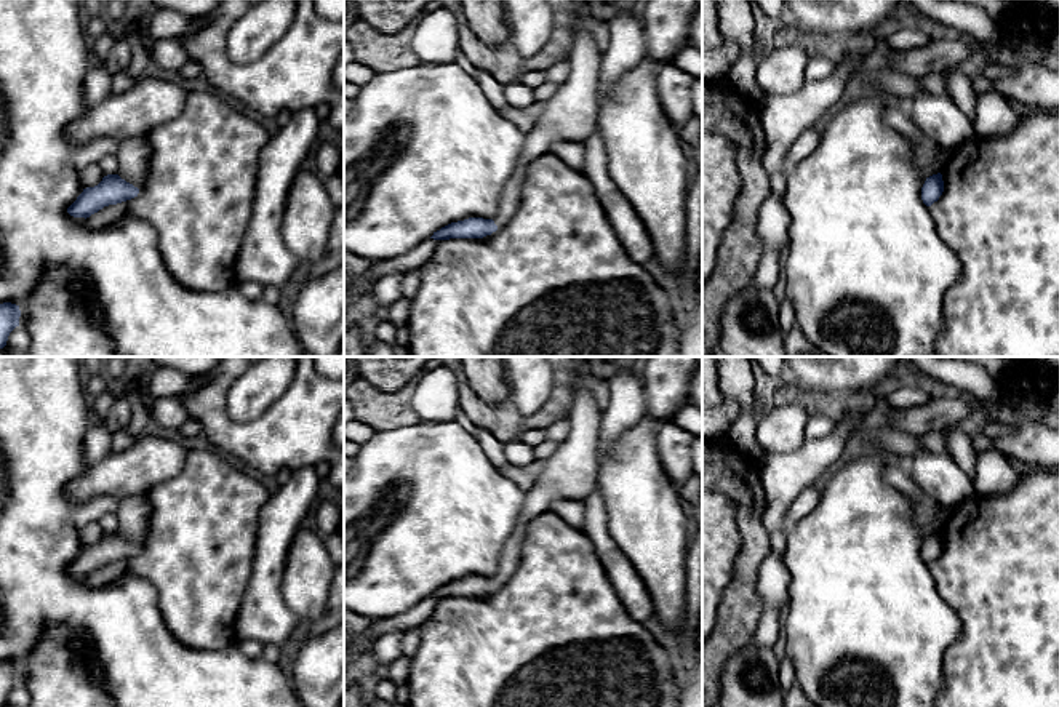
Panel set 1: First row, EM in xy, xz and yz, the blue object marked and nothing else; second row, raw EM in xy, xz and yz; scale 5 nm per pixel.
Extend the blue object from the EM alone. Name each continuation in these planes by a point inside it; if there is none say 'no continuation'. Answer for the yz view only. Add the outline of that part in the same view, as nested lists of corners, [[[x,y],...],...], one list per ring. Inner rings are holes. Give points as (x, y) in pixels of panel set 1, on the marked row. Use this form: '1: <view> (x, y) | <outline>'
no continuation

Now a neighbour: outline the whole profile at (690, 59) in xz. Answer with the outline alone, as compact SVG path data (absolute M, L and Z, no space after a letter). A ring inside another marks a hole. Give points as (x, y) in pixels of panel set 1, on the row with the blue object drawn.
M683 48L672 62L694 78L702 77L702 51L697 48Z

